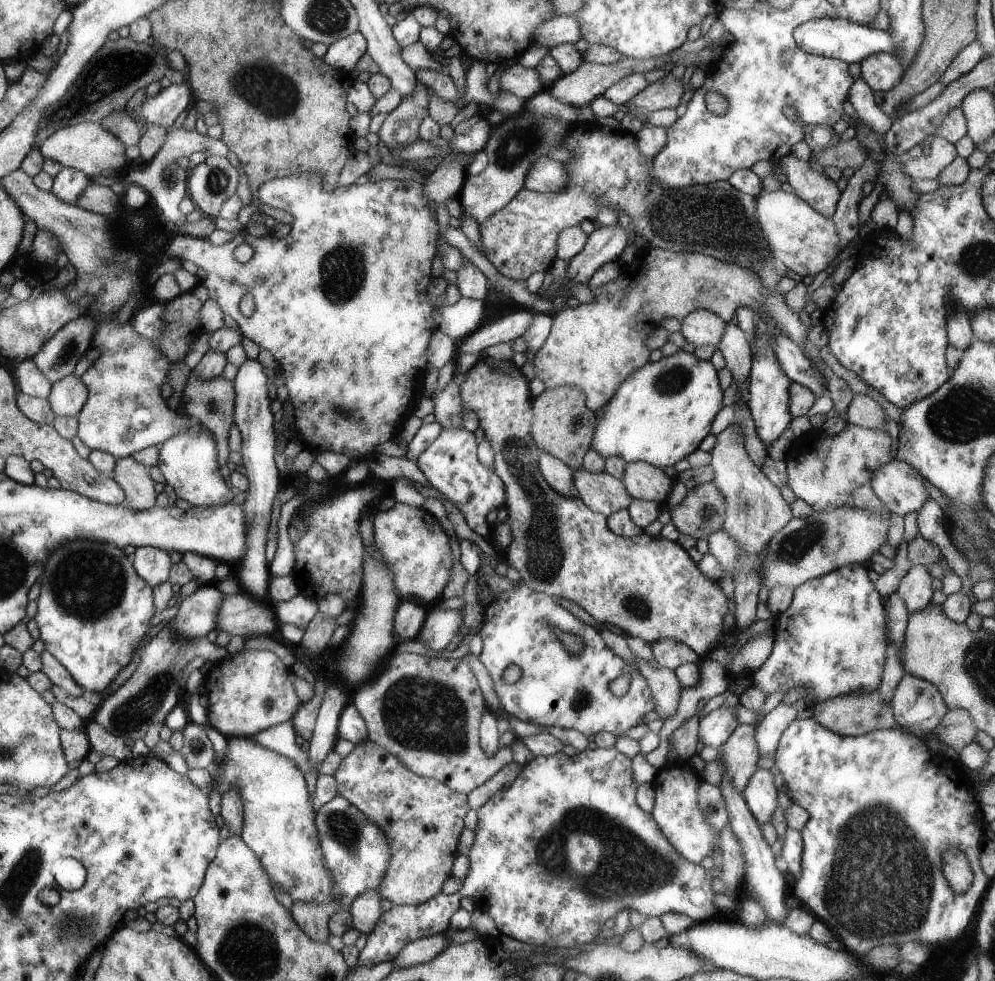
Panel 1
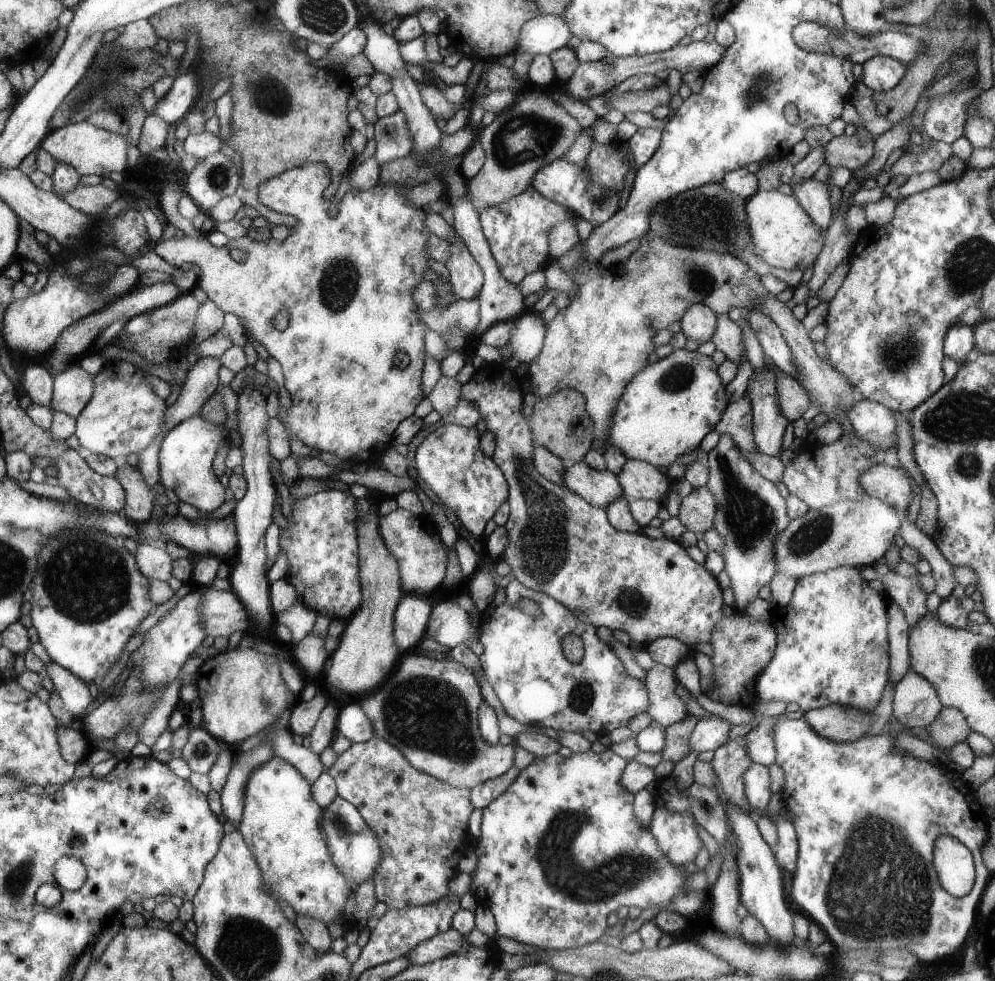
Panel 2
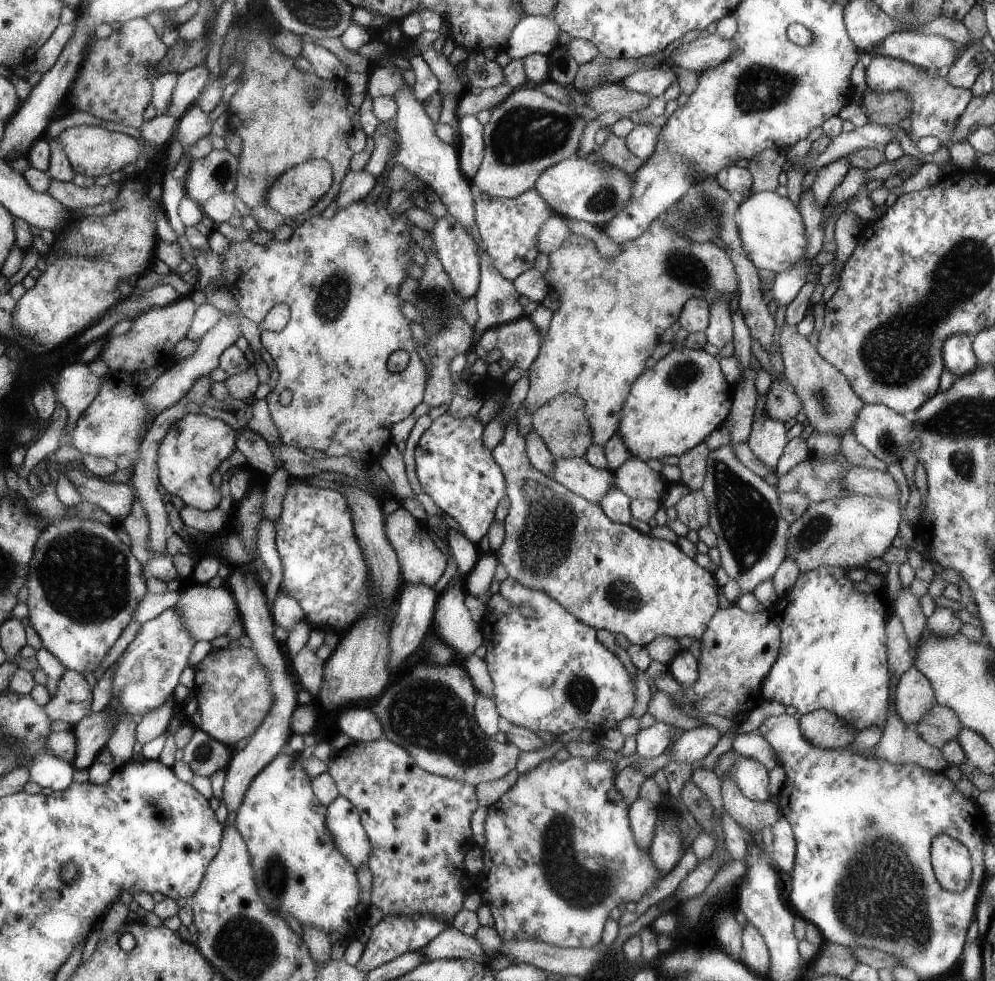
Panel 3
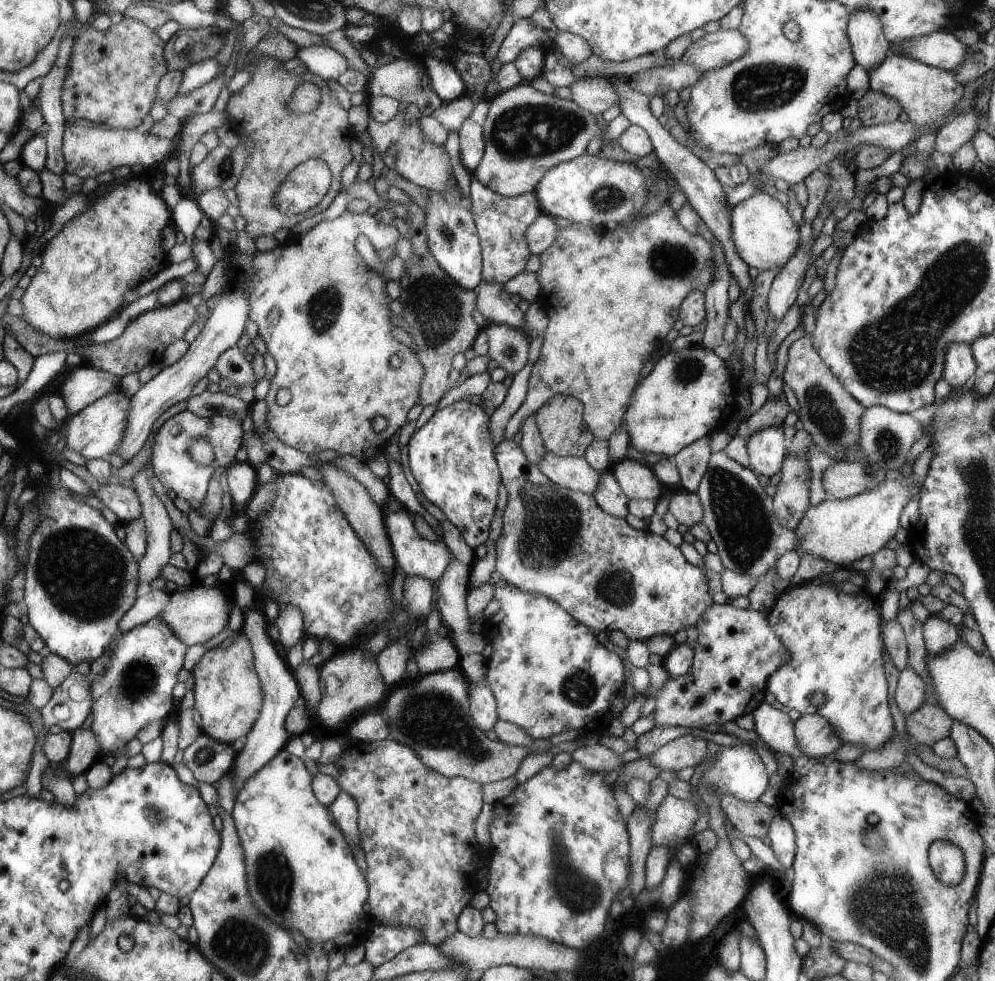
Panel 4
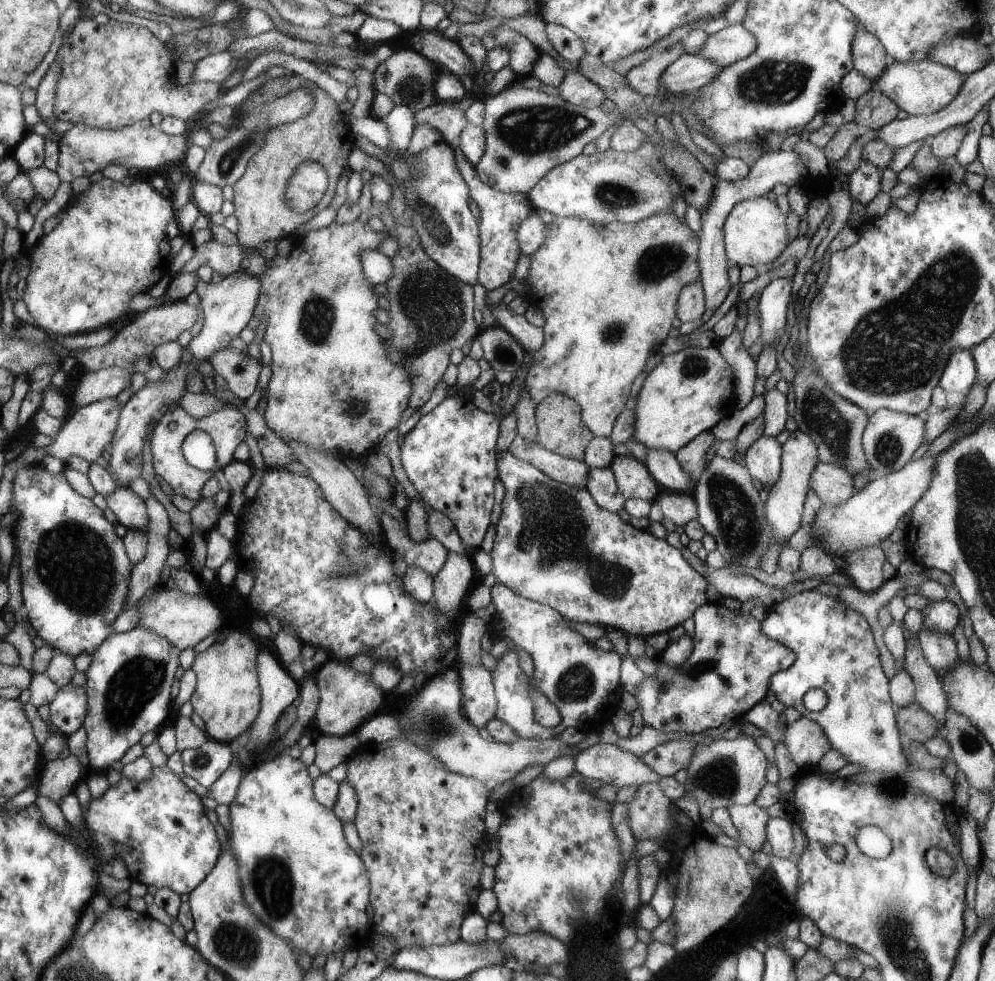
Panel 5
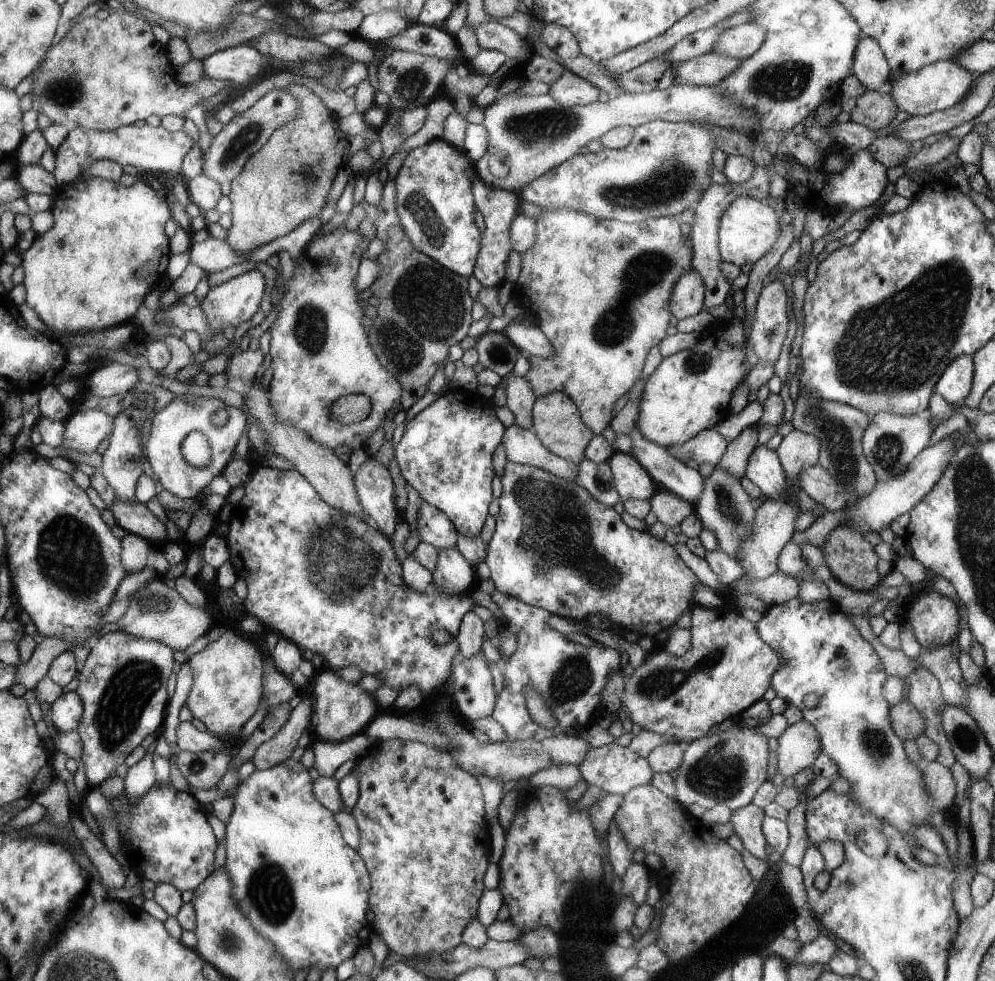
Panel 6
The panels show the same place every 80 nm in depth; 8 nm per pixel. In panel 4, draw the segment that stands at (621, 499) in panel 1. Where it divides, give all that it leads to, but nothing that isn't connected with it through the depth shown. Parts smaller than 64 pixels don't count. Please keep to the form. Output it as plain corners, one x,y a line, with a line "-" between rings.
547,452
538,466
558,486
592,495
600,490
602,472
597,471
584,457
559,457

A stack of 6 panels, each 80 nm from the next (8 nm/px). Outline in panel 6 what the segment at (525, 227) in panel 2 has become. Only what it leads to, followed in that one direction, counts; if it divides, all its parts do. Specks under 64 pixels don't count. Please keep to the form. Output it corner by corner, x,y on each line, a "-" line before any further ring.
478,176
474,182
474,195
476,197
476,206
480,207
484,217
483,244
480,249
477,265
475,266
474,276
484,288
486,286
500,287
506,274
506,261
510,251
513,250
513,244
510,242
512,224
516,217
519,216
520,210
518,201
520,196
514,191
489,189
490,187
483,182

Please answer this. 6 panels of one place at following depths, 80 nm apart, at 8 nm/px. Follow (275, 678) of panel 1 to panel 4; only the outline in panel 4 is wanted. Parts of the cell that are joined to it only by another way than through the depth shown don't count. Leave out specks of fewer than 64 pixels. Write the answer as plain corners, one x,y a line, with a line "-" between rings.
238,633
229,648
220,646
206,650
201,660
191,669
194,675
194,706
200,713
200,728
221,743
232,745
238,738
246,738
260,718
264,705
263,686
255,669
255,658
250,641

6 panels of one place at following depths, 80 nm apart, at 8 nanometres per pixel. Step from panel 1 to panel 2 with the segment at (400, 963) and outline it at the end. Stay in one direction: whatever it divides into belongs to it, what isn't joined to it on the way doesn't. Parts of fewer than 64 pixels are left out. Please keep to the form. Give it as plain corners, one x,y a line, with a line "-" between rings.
452,928
446,932
438,933
436,936
419,942
410,949
405,957
412,965
423,965
434,959
444,958
452,953
459,953
470,945
465,936

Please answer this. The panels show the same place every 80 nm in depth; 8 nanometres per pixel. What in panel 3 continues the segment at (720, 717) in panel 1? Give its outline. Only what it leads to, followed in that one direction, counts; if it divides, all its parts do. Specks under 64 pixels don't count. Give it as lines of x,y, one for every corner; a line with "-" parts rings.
700,723
694,728
684,731
681,737
671,746
671,761
689,762
707,756
722,734
713,725

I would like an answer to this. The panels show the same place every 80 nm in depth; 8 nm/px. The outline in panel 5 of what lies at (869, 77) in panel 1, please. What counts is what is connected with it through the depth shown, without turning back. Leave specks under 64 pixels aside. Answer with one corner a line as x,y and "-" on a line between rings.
928,59
918,62
894,61
884,69
880,78
873,82
873,89
882,91
898,105
899,110
908,112
909,116
919,117
937,113
950,104
960,92
963,80
963,75
957,70
936,64

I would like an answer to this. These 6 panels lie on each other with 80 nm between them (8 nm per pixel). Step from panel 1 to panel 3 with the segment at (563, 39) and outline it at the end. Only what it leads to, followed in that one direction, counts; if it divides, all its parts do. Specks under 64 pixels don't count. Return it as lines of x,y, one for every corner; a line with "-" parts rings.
526,15
515,26
503,51
512,59
523,59
536,53
549,55
560,44
560,33
560,27
552,15

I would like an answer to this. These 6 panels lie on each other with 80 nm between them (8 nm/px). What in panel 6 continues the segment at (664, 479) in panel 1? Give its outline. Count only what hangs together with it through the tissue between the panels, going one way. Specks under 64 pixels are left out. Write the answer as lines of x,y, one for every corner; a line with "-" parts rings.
619,450
607,460
611,468
613,481
622,501
632,499
650,500
654,496
653,478
648,476
646,468
642,468
639,459
630,453

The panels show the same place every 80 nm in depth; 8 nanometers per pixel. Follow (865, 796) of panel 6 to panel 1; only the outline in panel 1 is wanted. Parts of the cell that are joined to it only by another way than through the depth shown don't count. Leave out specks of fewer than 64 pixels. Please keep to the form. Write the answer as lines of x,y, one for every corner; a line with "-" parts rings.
851,564
840,567
833,570
824,576
809,580
804,584
801,584
798,588
793,590
793,599
790,606
775,618
775,645
768,657
768,660
750,677
753,680
753,684
760,687
769,696
776,690
794,691
794,686
810,686
812,692
805,698
806,706
812,707
818,701
825,701
826,699
843,695
846,693
867,693
879,688
881,684
881,676
886,660
887,651
887,612
885,610
885,604
883,603
883,596
878,593
874,583
868,578
869,568
864,564

